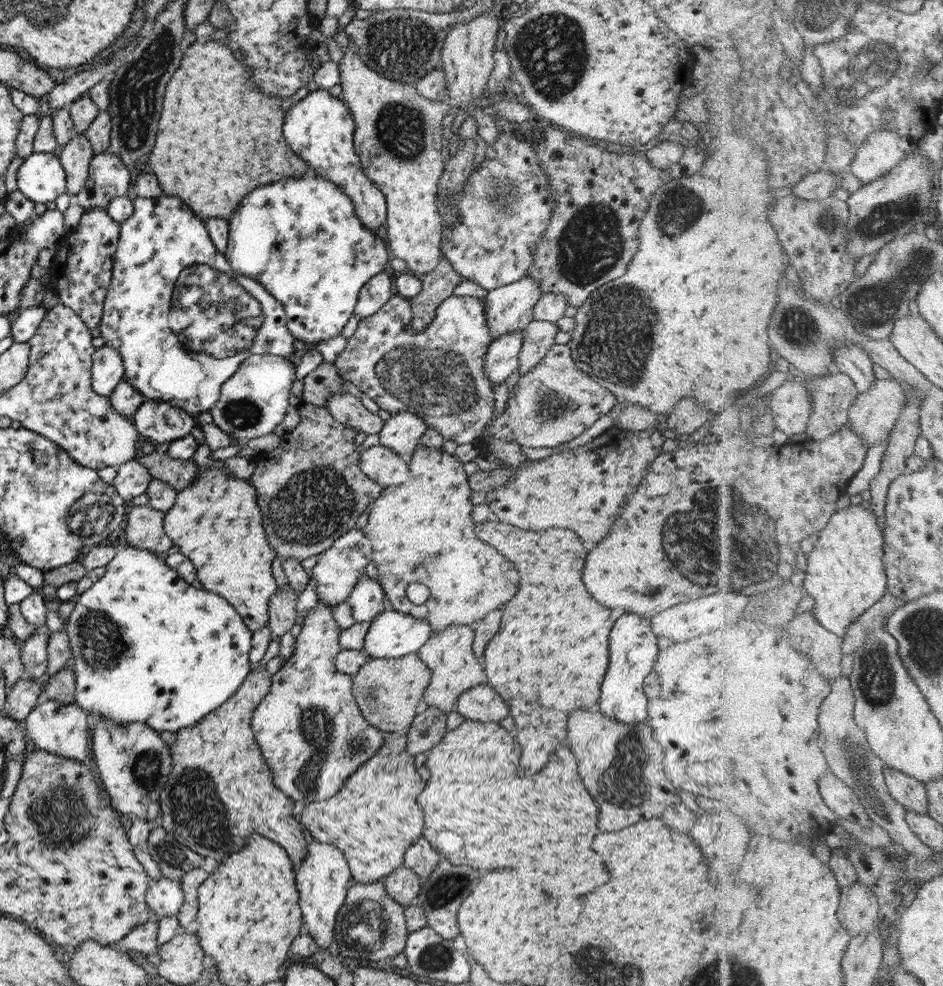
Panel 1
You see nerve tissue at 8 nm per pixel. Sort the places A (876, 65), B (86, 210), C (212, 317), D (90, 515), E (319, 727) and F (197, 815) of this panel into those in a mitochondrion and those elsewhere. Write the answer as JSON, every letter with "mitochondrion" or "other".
{"A":"mitochondrion","B":"other","C":"mitochondrion","D":"mitochondrion","E":"mitochondrion","F":"mitochondrion"}

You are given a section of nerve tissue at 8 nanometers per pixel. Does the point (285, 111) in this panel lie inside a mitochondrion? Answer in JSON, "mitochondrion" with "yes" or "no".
{"mitochondrion":"no"}

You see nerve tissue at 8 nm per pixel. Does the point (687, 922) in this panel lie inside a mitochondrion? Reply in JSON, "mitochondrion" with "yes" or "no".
{"mitochondrion":"no"}

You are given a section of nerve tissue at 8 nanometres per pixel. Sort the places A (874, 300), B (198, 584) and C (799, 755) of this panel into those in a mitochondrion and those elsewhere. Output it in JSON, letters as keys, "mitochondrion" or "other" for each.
{"A":"mitochondrion","B":"other","C":"other"}

